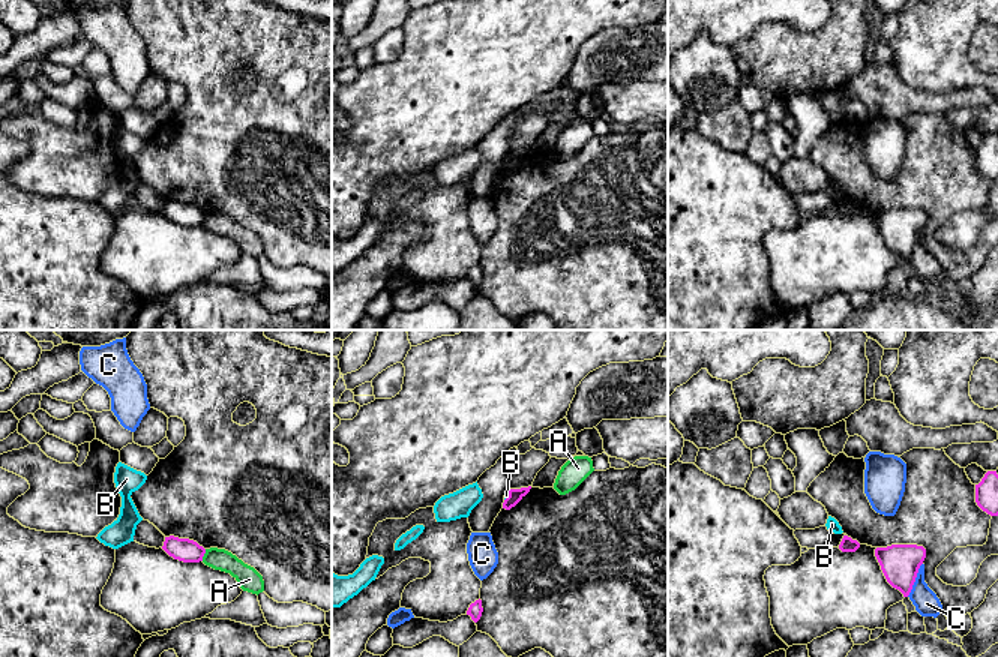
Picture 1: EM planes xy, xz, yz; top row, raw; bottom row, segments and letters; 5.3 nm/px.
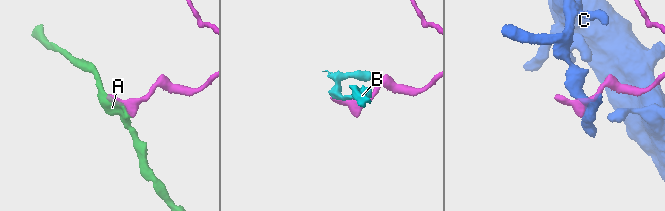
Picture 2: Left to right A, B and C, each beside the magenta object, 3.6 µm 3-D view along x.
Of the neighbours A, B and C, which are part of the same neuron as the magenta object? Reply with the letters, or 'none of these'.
none of these

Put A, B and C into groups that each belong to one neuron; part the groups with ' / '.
A / B / C

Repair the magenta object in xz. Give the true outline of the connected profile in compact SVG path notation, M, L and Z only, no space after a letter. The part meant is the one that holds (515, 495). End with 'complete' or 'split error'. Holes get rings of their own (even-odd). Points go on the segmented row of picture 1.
M531 486L521 489L509 489L509 496L503 502L503 508L510 510L515 507L528 492Z; complete

